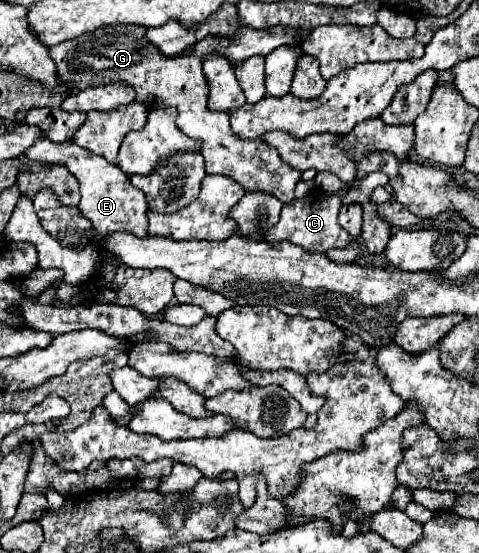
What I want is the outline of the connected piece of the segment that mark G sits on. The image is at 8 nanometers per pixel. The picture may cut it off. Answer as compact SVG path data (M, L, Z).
M108 26L106 30L94 30L82 34L70 42L60 42L50 48L50 56L58 66L58 76L70 86L84 90L92 86L104 86L112 82L126 82L136 90L136 100L148 108L176 106L178 128L190 138L202 140L202 154L206 156L206 172L234 178L244 186L246 192L262 190L276 196L280 202L294 200L294 186L300 180L300 172L282 164L278 150L258 142L242 142L234 138L226 114L208 110L208 80L202 72L202 62L190 58L170 58L158 48L150 46L144 38L144 26Z

